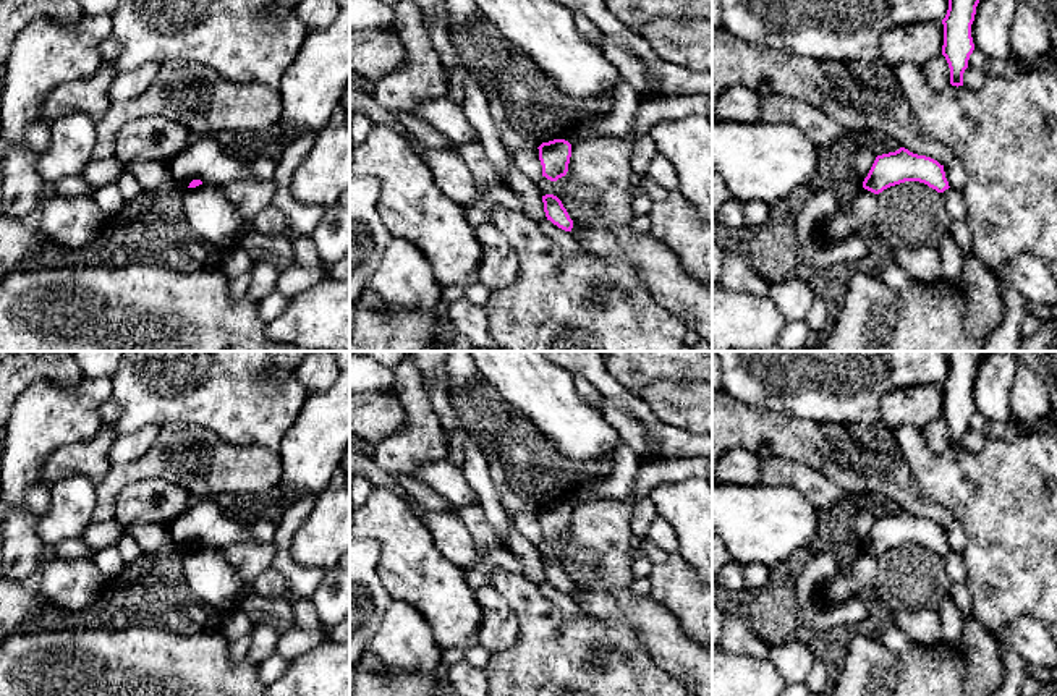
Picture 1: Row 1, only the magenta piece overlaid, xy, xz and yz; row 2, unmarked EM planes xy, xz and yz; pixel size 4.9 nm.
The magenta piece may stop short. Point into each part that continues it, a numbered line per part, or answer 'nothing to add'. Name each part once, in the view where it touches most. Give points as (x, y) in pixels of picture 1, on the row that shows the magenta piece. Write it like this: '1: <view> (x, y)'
nothing to add

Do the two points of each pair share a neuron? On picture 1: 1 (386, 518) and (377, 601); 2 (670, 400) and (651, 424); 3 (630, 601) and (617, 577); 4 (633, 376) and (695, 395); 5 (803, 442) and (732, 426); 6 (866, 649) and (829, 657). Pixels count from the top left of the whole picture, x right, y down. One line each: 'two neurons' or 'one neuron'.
1: two neurons
2: two neurons
3: two neurons
4: two neurons
5: one neuron
6: two neurons

